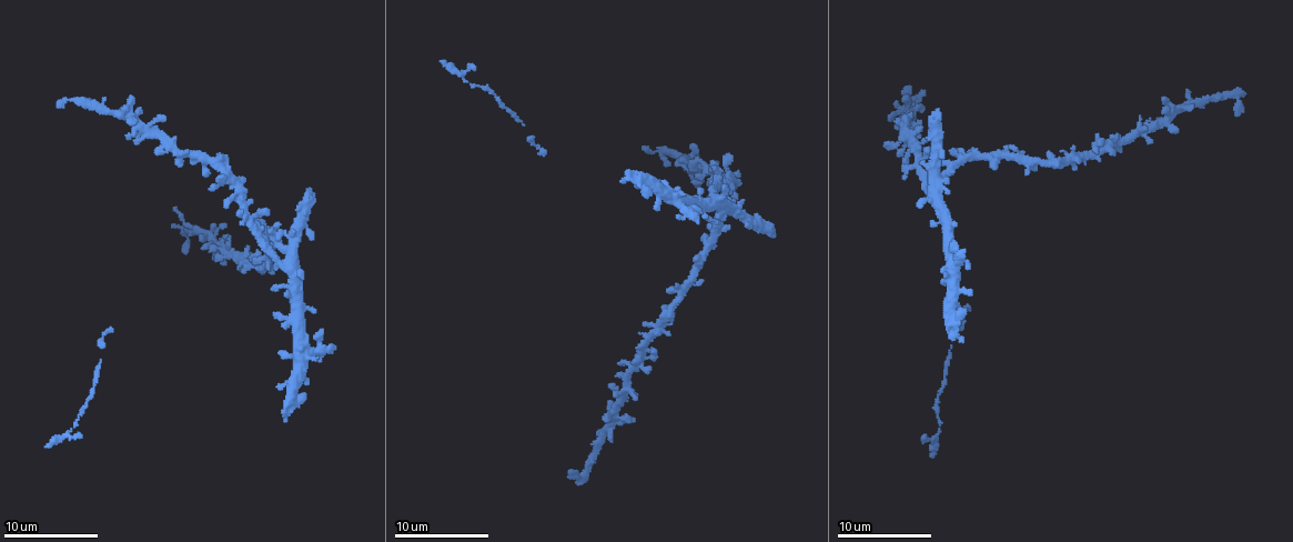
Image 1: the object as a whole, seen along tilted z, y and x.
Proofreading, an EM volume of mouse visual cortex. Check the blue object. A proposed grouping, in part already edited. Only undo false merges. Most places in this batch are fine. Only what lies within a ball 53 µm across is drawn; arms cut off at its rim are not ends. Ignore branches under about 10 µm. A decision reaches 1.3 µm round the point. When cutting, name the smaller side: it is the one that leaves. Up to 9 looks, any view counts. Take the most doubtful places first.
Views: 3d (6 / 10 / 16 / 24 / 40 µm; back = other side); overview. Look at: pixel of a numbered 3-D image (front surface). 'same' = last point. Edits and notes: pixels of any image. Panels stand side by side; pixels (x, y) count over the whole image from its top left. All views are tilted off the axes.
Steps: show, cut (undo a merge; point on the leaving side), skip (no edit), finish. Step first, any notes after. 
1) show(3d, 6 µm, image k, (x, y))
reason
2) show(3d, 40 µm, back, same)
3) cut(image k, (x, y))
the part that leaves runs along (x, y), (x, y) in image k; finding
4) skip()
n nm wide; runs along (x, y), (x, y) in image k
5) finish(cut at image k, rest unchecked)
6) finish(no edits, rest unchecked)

show(3d, 10 µm, image 1, (284, 264))
arms part here

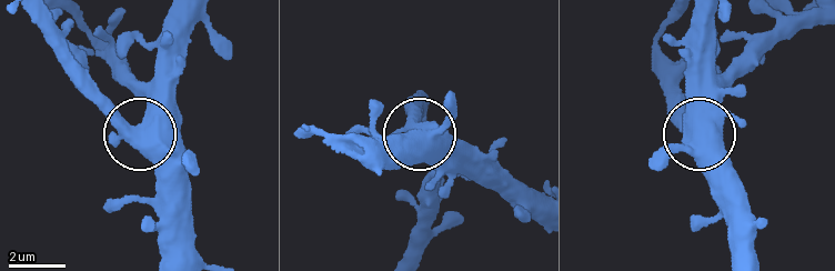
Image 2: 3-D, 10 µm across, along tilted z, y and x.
show(3d, 6 µm, image 2, (140, 126))

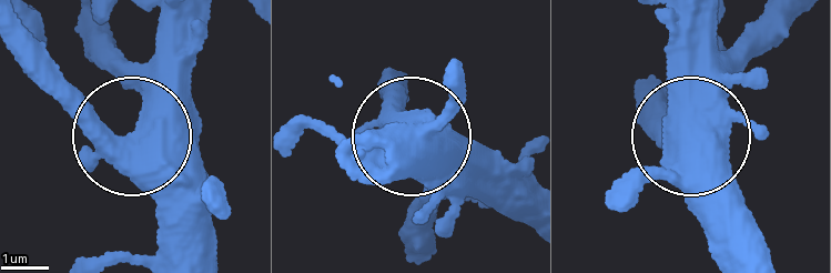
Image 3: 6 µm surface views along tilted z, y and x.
skip()
side arm 35 µm; continuous, no second neuron

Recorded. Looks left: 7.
show(3d, 16 µm, image 1, (96, 364))
thick turns thin

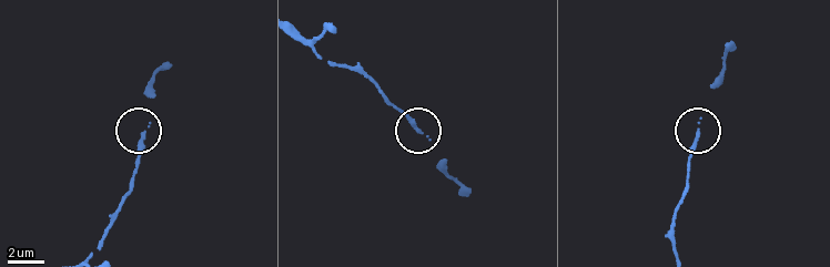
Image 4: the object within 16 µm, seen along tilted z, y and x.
skip()
continuous, no second neuron

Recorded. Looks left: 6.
show(3d, 16 µm, image 1, (494, 95))
sudden change in width

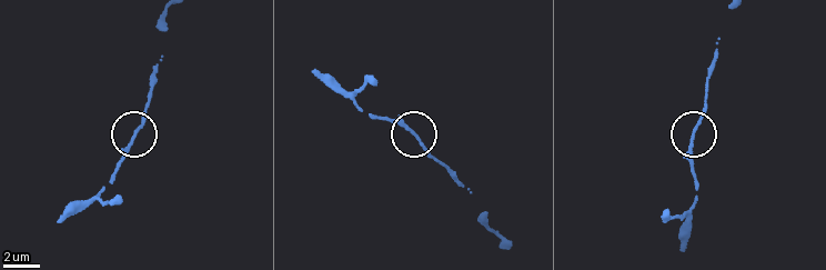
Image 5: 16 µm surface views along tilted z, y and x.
show(3d, 6 µm, image 5, (695, 136))

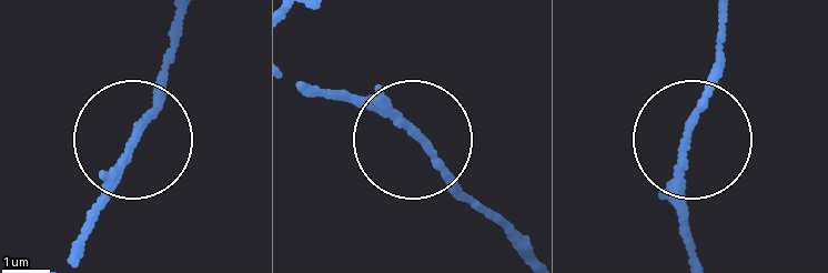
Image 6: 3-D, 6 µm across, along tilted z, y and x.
skip()
continuous, no second neuron

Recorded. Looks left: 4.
show(3d, 10 µm, image 1, (1117, 144))
thin neck

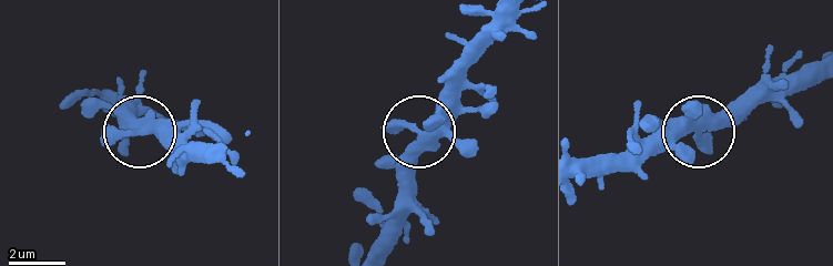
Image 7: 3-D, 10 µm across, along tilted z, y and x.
skip()
continuous, no second neuron

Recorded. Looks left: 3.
finish(no edits, rest unchecked)

